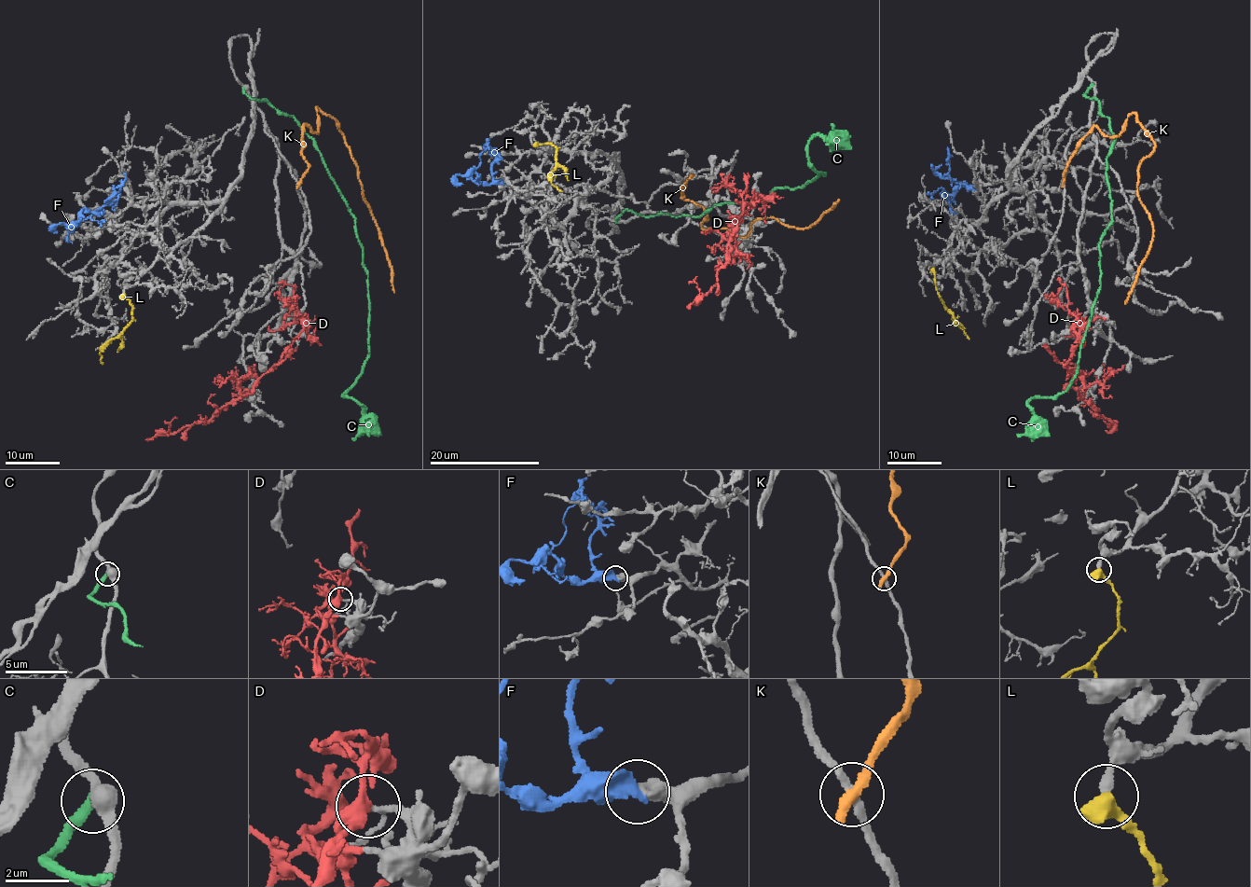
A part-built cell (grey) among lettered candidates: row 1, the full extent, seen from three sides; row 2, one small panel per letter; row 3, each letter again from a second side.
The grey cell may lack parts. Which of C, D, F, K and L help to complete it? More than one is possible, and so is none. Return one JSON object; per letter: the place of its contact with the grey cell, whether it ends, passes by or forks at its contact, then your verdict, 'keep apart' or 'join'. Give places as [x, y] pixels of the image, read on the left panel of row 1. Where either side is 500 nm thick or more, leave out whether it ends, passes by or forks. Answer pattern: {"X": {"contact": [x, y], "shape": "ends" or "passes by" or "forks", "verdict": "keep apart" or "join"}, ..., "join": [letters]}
{"C": {"contact": [243, 88], "shape": "ends", "verdict": "keep apart"}, "D": {"contact": [247, 393], "shape": "forks", "verdict": "keep apart"}, "F": {"contact": [103, 213], "verdict": "keep apart"}, "K": {"contact": [298, 184], "shape": "ends", "verdict": "keep apart"}, "L": {"contact": [123, 294], "verdict": "join"}, "join": ["L"]}

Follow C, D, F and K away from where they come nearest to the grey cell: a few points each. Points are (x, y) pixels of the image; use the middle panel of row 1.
C: (615, 220), (626, 210), (698, 216), (803, 188), (825, 174), (808, 141), (826, 145)
D: (737, 228), (737, 219), (746, 202), (754, 204), (756, 194), (751, 199), (742, 191), (722, 186), (710, 188)
F: (503, 183), (480, 183), (476, 172), (481, 161), (479, 155), (489, 143)
K: (691, 178), (680, 188), (705, 212), (703, 228), (746, 237), (762, 218), (811, 226), (839, 199)

